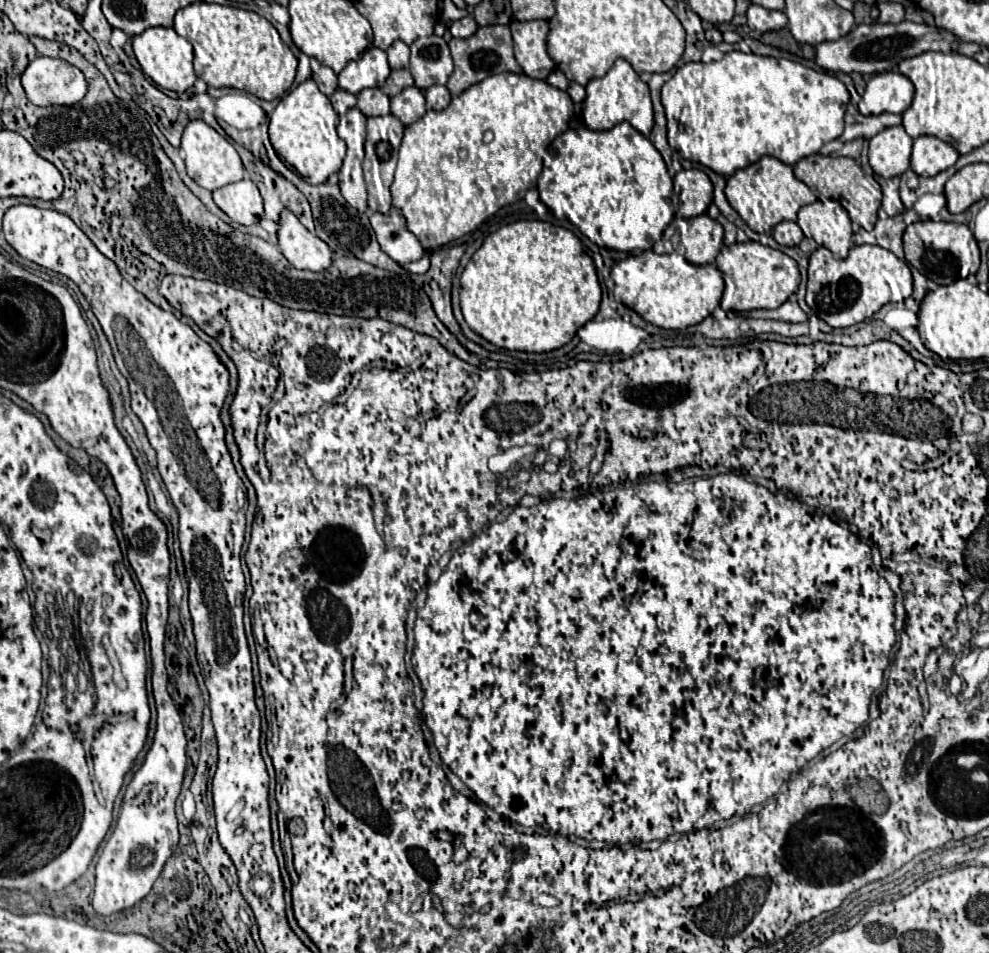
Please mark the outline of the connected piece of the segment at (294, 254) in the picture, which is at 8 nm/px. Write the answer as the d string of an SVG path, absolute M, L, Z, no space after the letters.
M290 209L280 213L278 225L278 245L292 267L308 271L324 271L330 267L332 249L312 235Z

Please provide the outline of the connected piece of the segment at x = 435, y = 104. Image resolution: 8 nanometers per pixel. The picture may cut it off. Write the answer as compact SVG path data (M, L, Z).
M434 85L434 87L426 89L424 95L426 95L428 109L434 109L434 111L442 111L442 109L446 109L448 103L450 103L450 99L452 99L450 91L448 91L446 87L442 87L442 85Z

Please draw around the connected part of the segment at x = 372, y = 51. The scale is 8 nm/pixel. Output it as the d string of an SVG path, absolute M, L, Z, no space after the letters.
M370 47L358 61L350 61L338 75L338 87L358 95L368 87L382 87L390 75L386 53L378 47Z

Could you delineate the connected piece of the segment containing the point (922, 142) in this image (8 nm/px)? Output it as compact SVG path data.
M924 135L914 139L910 169L920 177L934 177L952 167L958 157L958 151L946 141Z

